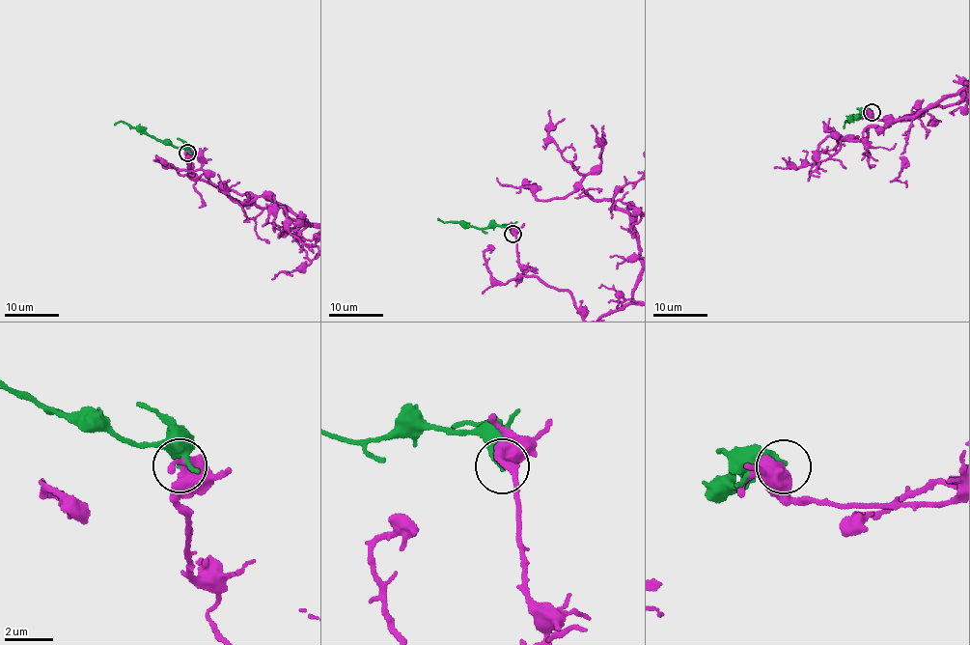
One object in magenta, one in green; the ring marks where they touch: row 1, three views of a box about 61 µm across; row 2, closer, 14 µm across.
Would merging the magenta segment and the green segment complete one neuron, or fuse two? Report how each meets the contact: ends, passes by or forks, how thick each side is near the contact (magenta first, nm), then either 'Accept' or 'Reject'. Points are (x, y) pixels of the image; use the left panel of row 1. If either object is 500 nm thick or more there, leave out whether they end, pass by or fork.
Thickness 800 nm (magenta) against 460 nm. Reject

